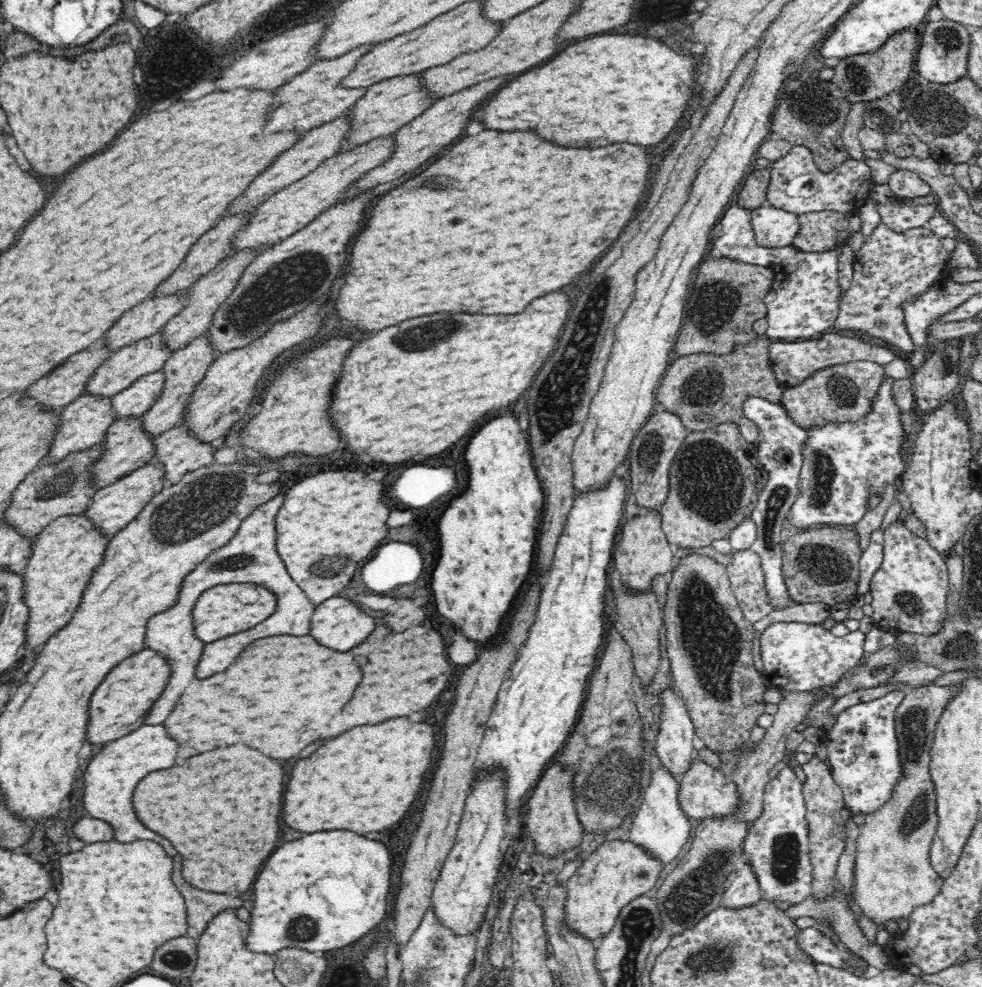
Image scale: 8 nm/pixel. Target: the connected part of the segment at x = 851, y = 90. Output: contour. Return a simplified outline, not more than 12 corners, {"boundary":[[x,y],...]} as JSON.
{"boundary":[[915,31],[840,58],[832,82],[852,103],[900,91],[912,74]]}

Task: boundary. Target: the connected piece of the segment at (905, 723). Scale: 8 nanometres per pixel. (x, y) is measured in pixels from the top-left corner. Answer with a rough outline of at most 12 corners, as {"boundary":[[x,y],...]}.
{"boundary":[[949,686],[910,690],[894,727],[902,778],[858,827],[853,897],[892,937],[943,884],[930,774]]}

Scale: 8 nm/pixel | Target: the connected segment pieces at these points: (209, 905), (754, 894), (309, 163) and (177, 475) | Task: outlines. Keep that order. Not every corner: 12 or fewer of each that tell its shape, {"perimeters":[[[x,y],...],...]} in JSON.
{"perimeters":[[[174,858],[172,880],[186,902],[188,924],[202,934],[220,910],[238,908],[240,894],[212,894],[182,878]],[[748,863],[734,873],[720,907],[741,909],[761,900]],[[342,115],[316,127],[258,174],[230,214],[246,212],[337,155]],[[184,425],[154,438],[152,462],[162,486],[210,464],[217,447],[190,437]]]}

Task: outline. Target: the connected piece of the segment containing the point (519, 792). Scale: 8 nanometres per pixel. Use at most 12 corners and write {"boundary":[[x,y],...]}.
{"boundary":[[629,490],[575,497],[475,770],[508,817],[560,755]]}

